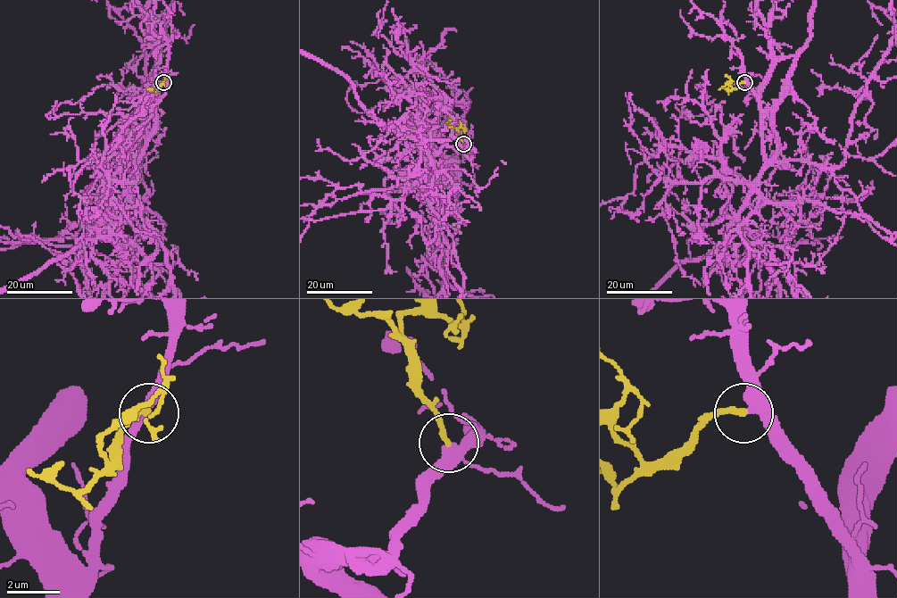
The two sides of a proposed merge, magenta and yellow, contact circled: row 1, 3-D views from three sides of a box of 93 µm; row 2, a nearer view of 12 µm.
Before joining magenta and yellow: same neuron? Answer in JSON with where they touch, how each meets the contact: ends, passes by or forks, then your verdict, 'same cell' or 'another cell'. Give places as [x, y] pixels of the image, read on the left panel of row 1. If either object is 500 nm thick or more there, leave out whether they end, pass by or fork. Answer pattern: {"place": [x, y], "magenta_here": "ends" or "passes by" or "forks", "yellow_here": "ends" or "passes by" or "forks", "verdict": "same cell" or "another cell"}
{"place": [163, 82], "magenta_here": "passes by", "yellow_here": "ends", "verdict": "same cell"}

